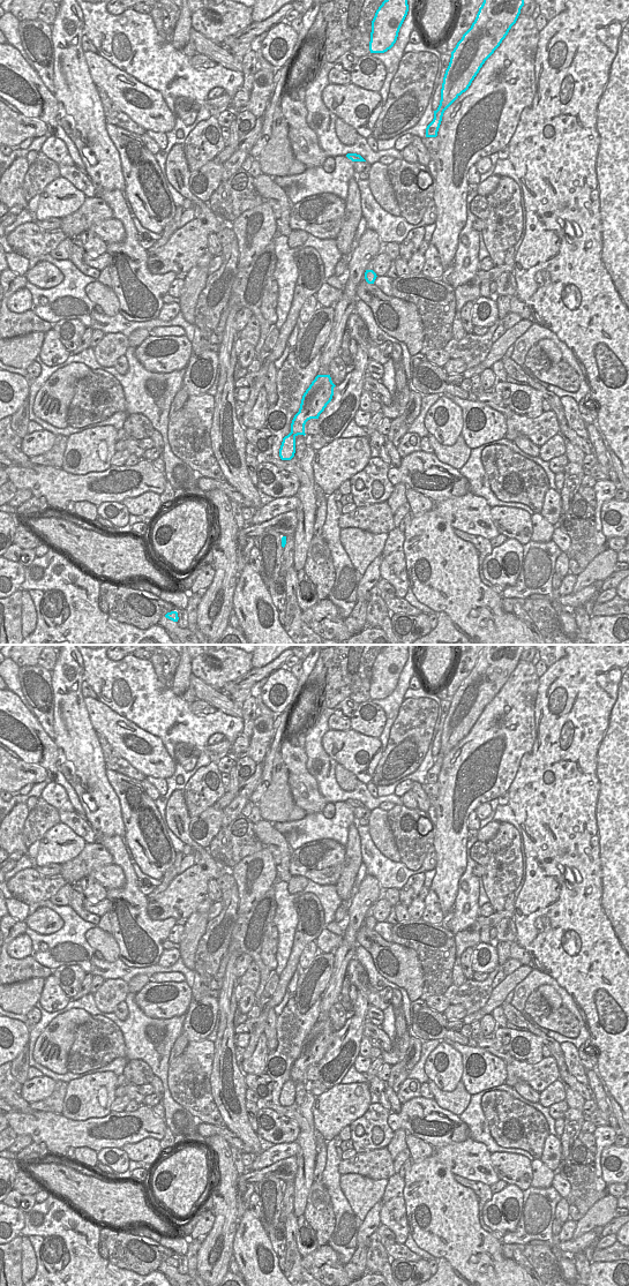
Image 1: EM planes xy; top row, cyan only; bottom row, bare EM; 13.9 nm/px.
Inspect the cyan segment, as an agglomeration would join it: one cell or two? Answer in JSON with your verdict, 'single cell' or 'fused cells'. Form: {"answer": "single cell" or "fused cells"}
{"answer": "single cell"}

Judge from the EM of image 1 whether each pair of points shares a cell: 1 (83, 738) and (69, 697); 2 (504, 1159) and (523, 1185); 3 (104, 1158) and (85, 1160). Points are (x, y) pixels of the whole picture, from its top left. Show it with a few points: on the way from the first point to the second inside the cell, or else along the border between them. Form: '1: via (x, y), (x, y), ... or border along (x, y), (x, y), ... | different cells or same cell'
1: via (73, 728), (69, 707) | same cell
2: via (509, 1165), (522, 1179) | same cell
3: border along (96, 1152), (98, 1160) | different cells

